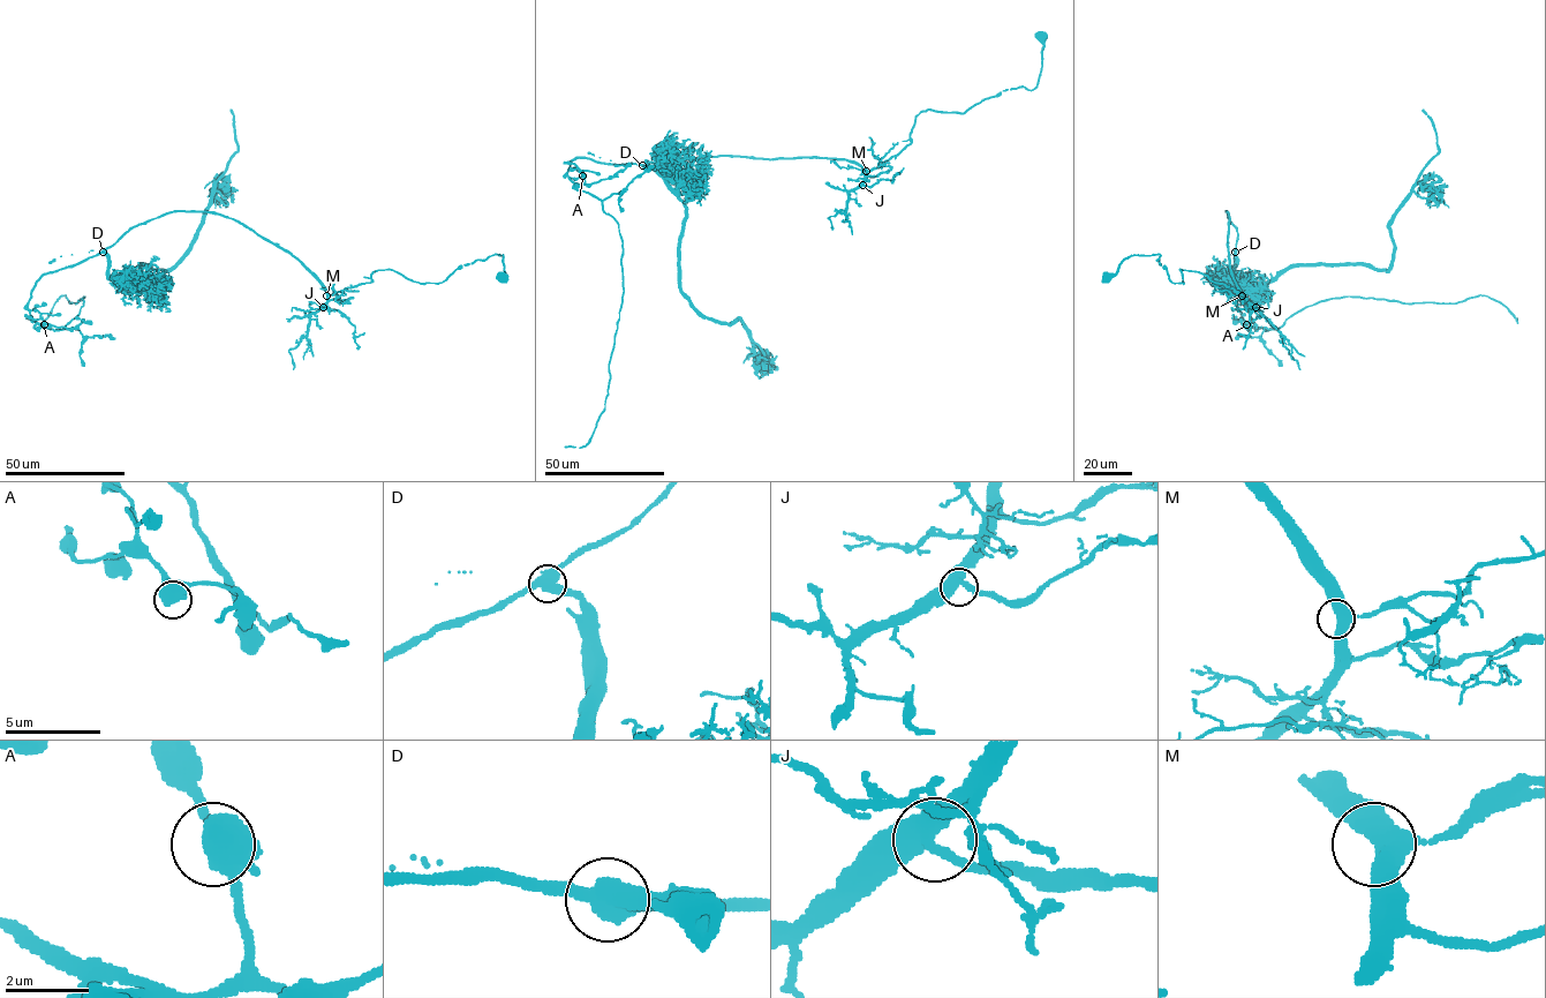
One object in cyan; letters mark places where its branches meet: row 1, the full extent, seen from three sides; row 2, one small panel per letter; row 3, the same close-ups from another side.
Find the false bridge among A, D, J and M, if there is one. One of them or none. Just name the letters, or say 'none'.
D

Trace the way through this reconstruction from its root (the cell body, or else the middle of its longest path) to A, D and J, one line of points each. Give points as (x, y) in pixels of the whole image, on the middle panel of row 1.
A: (1042, 35), (1033, 89), (922, 111), (911, 143), (869, 171), (819, 157), (577, 157), (566, 175), (582, 175)
D: (1042, 35), (1033, 89), (1007, 89), (963, 113), (922, 111), (911, 143), (869, 171), (819, 157), (641, 165)
J: (1042, 35), (1042, 67), (1033, 89), (1007, 89), (963, 113), (922, 111), (911, 143), (868, 171), (862, 185)

